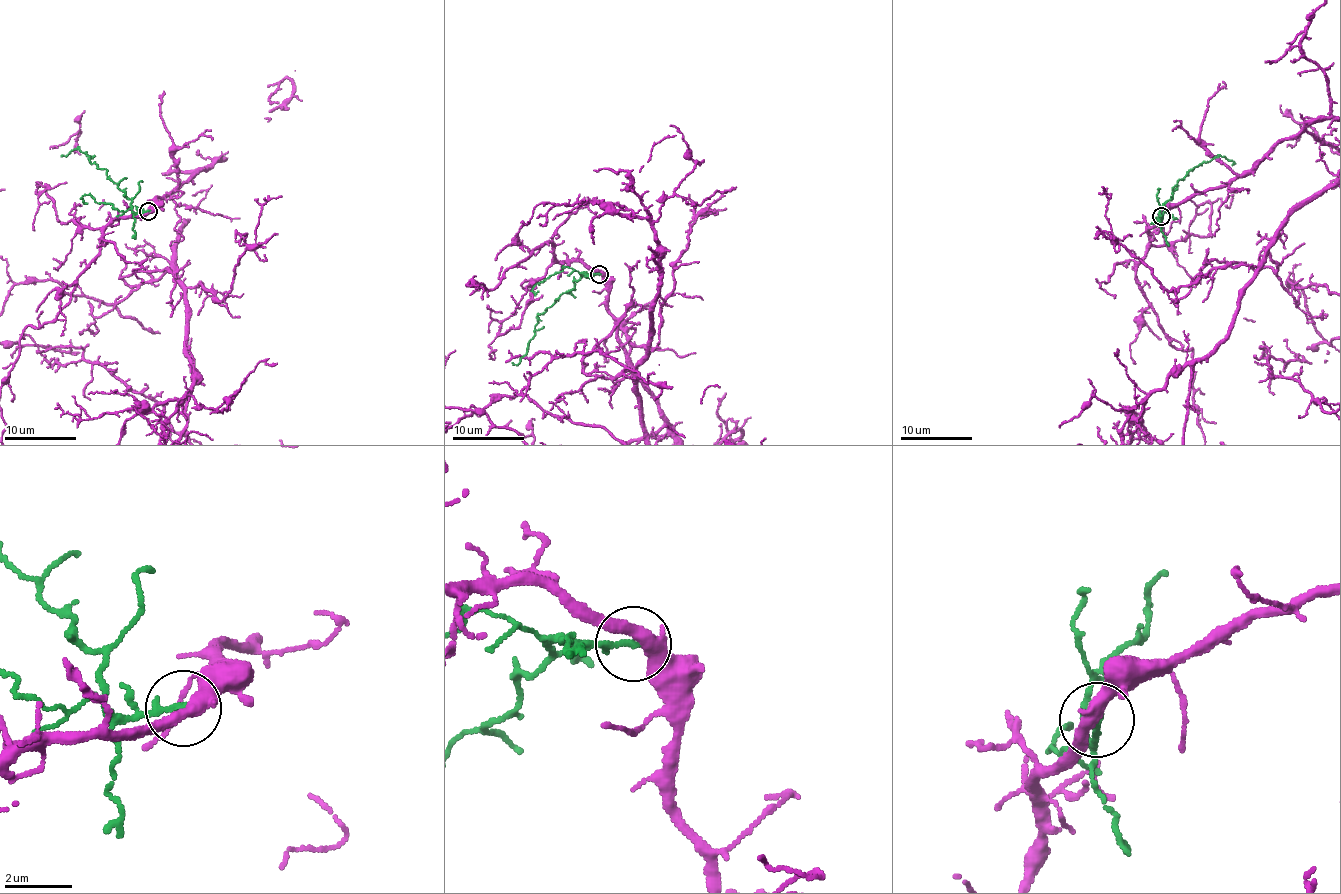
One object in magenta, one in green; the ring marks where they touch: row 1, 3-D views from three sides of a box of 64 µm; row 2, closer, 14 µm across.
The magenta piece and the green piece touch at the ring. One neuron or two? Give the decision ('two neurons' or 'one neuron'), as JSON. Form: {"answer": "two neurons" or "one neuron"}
{"answer": "two neurons"}

